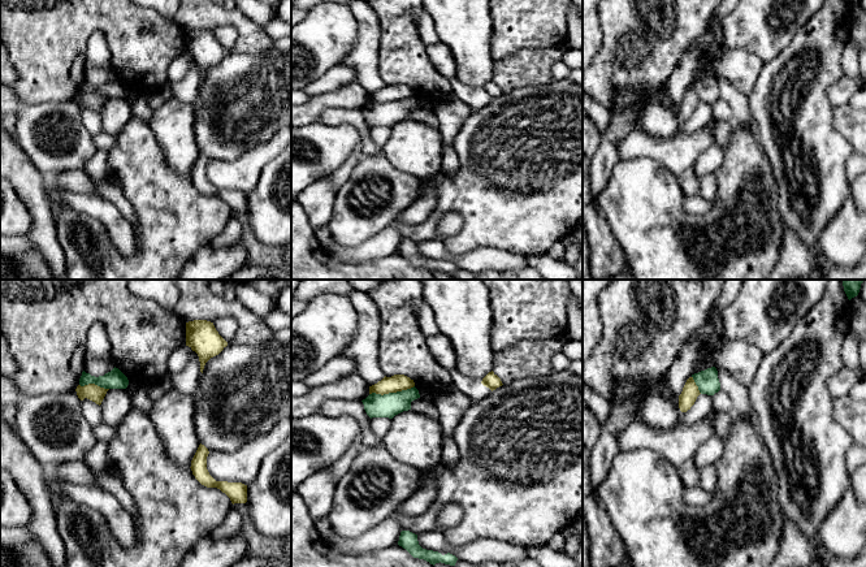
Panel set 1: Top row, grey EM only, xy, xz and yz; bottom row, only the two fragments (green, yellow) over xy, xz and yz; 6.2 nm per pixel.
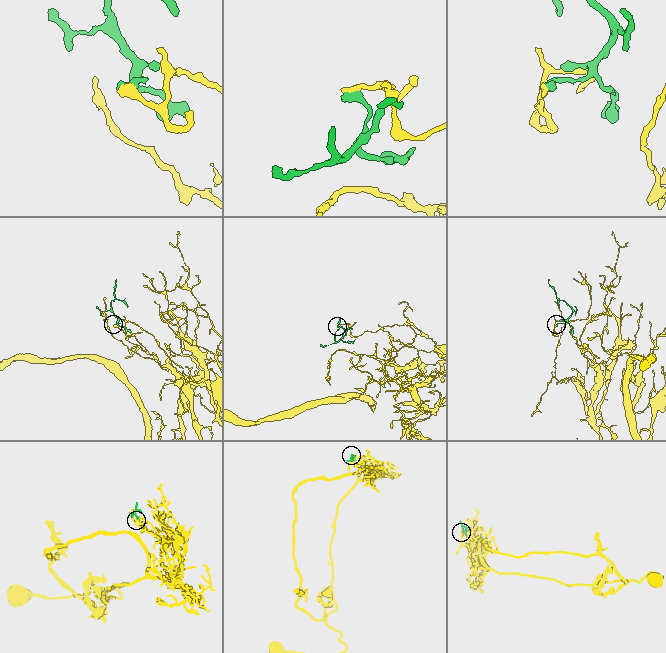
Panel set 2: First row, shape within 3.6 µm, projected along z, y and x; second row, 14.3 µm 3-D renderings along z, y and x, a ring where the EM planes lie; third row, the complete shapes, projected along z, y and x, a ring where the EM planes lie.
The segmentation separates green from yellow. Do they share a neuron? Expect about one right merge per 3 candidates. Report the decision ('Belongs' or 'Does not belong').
Does not belong

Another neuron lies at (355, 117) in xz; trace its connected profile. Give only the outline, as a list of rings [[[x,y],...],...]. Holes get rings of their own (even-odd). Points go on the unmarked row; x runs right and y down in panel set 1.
[[[326,109],[321,113],[319,122],[330,126],[341,124],[352,125],[358,129],[363,139],[364,156],[382,155],[372,139],[371,126],[367,124],[361,109]]]

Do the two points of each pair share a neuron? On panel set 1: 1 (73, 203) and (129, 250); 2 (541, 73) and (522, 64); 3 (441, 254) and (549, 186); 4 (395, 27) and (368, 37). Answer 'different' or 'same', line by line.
1: same
2: same
3: different
4: different

